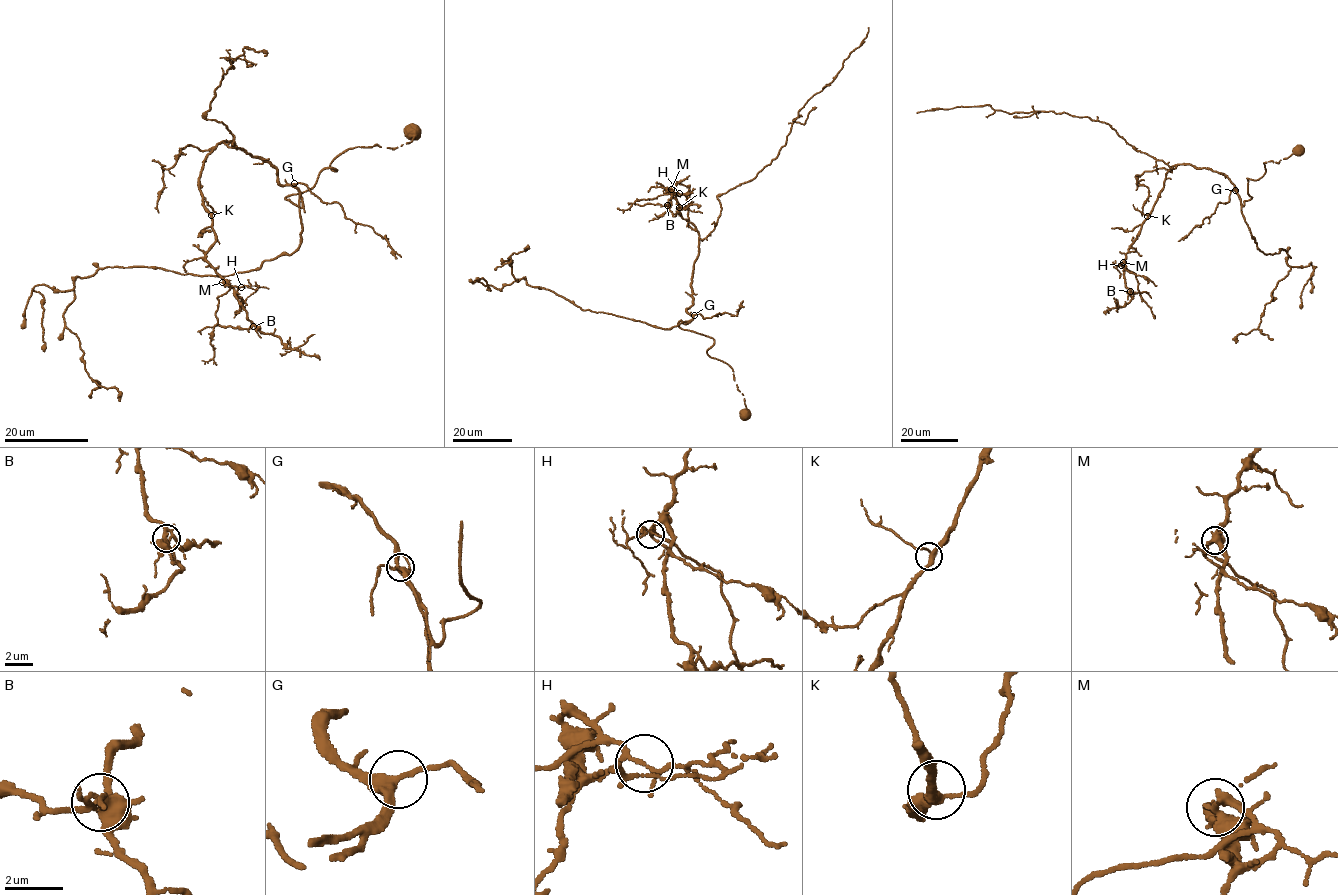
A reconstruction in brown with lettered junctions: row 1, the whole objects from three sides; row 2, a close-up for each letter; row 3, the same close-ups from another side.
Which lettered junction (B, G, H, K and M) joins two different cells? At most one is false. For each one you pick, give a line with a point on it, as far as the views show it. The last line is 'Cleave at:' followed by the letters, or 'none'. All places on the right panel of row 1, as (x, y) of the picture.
M: at (1123, 262)
Cleave at: M

